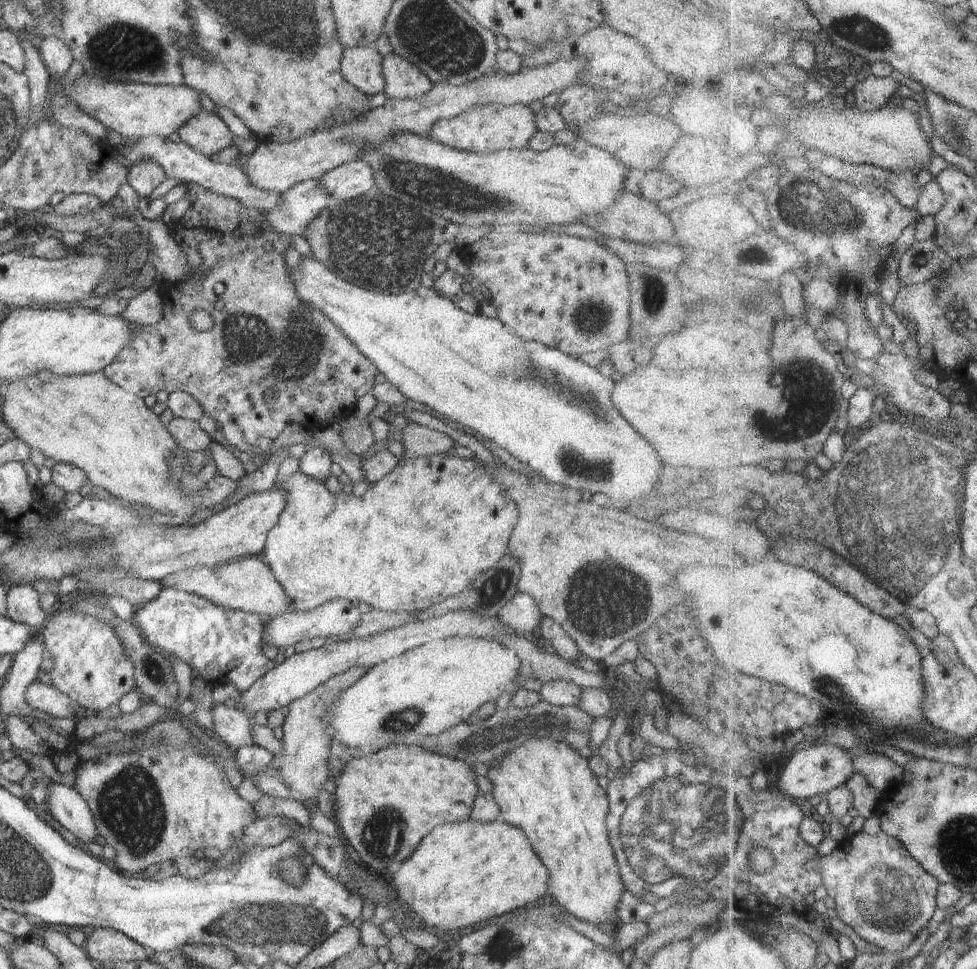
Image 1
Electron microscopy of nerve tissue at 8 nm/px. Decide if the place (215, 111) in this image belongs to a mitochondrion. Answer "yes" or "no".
no

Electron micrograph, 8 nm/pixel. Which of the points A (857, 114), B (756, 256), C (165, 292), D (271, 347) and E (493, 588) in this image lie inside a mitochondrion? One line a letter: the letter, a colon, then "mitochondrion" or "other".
A: other
B: mitochondrion
C: other
D: mitochondrion
E: mitochondrion

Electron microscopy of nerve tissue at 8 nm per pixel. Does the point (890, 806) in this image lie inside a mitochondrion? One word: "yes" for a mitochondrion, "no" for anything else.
no

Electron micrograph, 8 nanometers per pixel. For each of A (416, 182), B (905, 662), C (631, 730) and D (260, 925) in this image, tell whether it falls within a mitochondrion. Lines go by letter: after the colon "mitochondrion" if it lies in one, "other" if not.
A: mitochondrion
B: other
C: other
D: mitochondrion

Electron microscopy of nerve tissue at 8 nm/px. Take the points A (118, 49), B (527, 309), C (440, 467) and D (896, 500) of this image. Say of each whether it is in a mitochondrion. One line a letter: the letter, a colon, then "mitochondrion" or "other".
A: mitochondrion
B: other
C: other
D: mitochondrion

